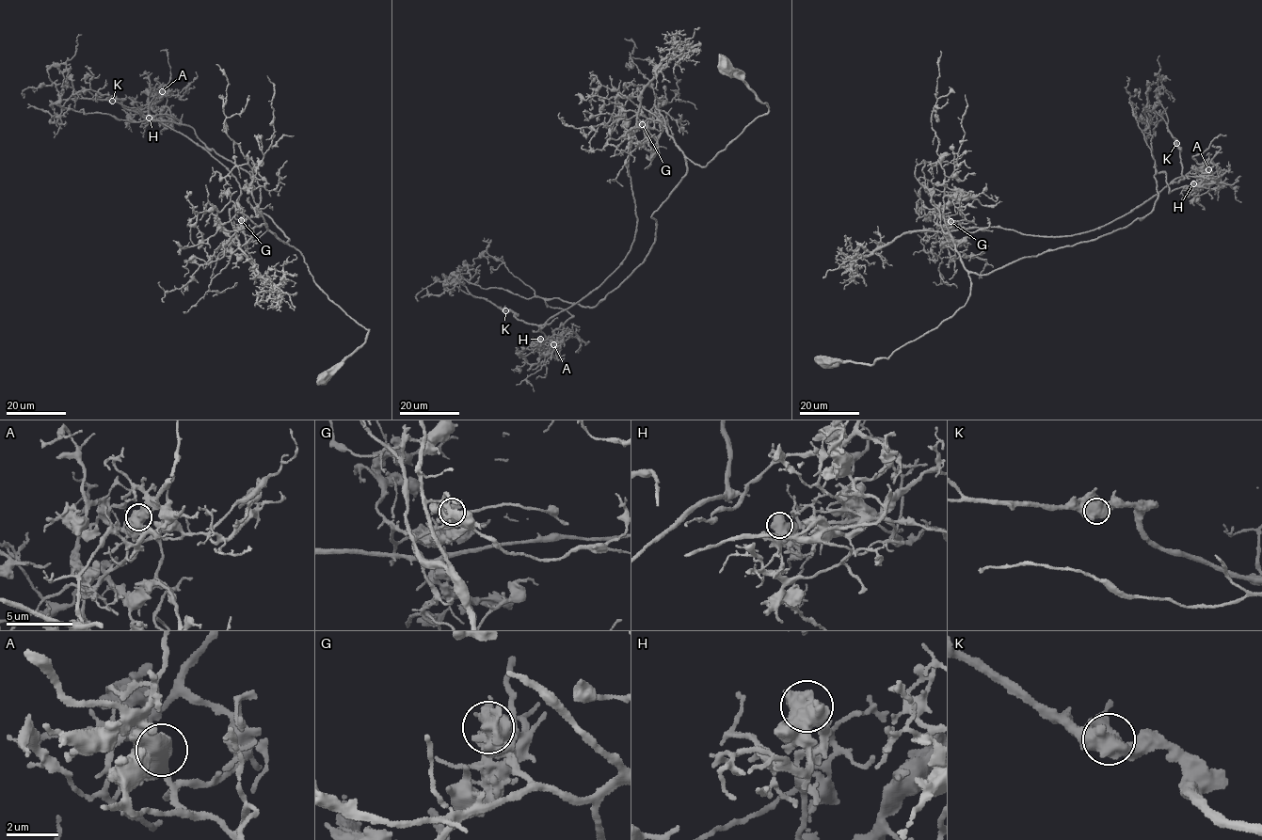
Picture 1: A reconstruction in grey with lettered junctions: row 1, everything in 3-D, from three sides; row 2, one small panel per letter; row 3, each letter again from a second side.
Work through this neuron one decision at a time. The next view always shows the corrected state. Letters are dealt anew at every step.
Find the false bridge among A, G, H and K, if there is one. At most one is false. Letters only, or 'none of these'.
G

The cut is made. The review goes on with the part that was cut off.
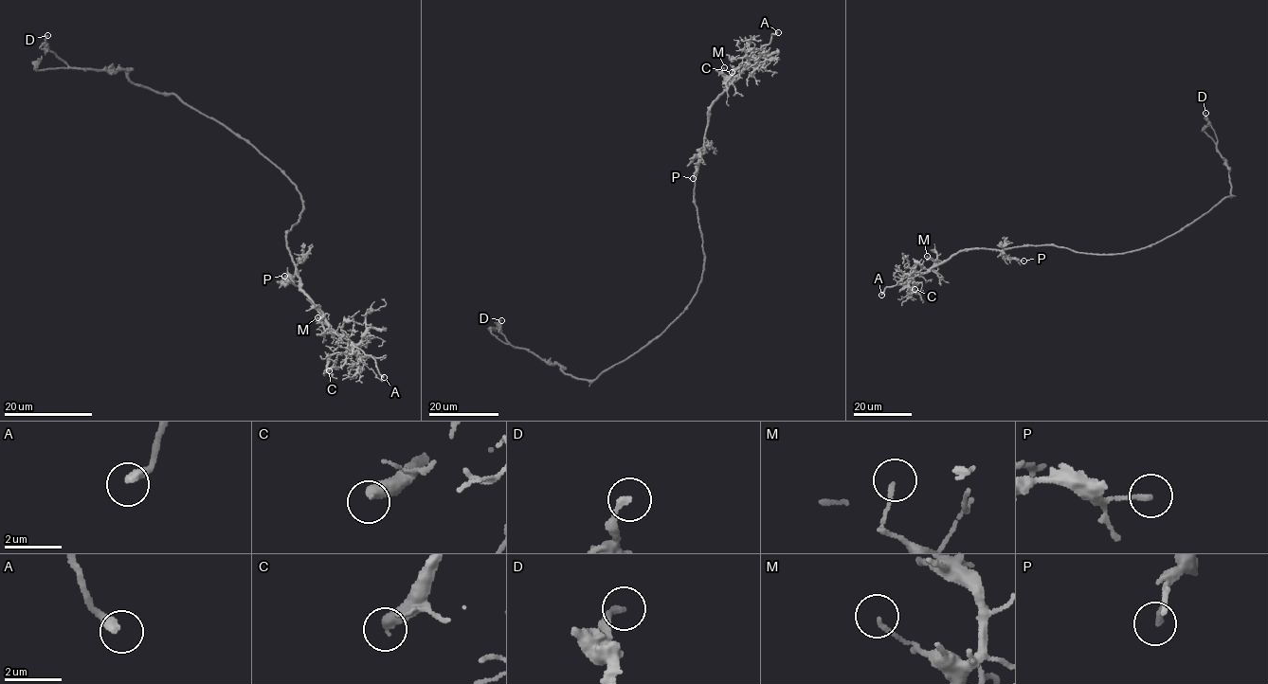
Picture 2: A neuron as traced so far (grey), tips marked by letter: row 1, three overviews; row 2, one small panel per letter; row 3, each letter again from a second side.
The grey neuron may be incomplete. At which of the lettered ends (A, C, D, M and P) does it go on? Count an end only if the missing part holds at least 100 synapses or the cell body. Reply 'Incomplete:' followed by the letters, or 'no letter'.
Incomplete: A

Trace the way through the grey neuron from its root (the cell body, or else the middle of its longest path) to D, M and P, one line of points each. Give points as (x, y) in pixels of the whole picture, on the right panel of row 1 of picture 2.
D: (1115, 254), (1140, 250), (1162, 241), (1230, 195), (1226, 162), (1217, 150), (1217, 138), (1205, 113)
M: (1115, 254), (1079, 253), (1066, 247), (1040, 244), (1004, 250), (966, 248), (942, 261), (927, 256)
P: (1115, 254), (1079, 253), (1050, 244), (1018, 245), (1003, 251), (1006, 257), (1023, 260)

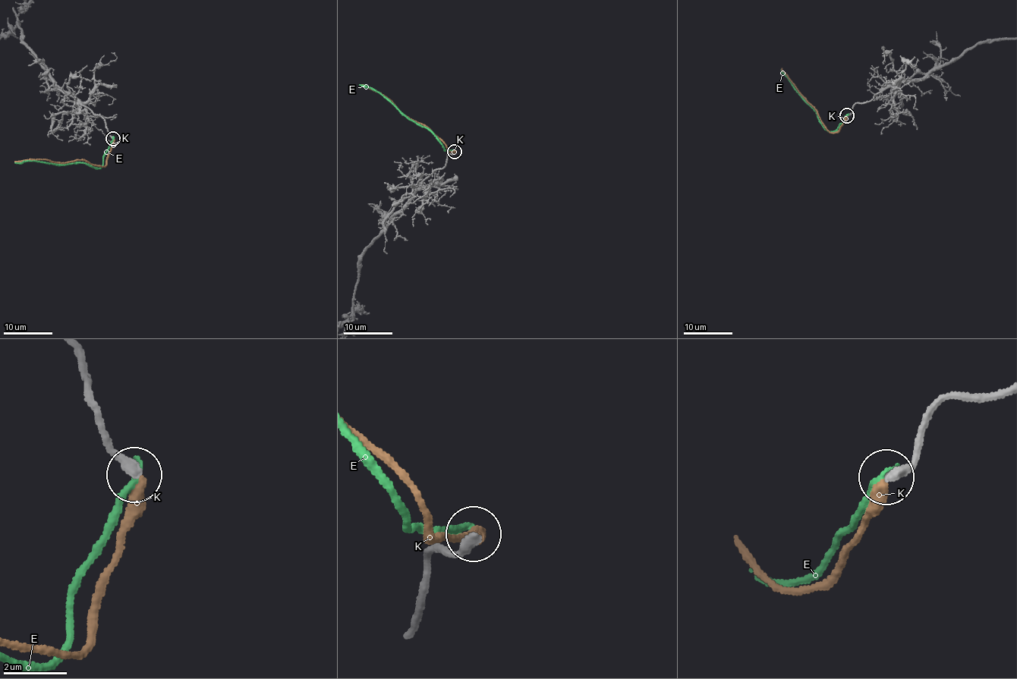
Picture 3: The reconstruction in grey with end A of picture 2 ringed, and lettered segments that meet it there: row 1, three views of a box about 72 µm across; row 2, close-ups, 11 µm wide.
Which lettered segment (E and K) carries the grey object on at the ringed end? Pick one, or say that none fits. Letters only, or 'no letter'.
K

